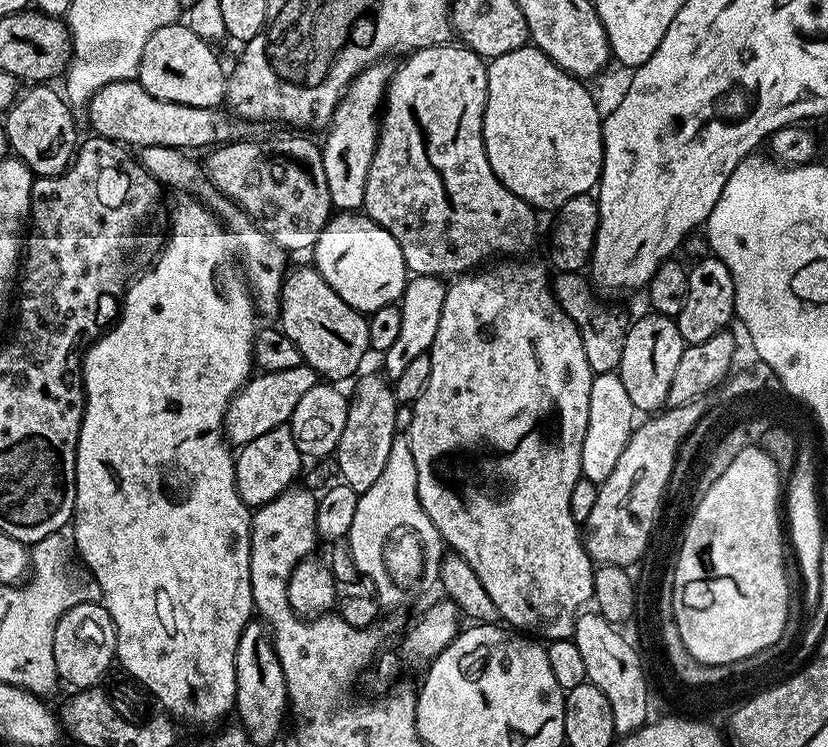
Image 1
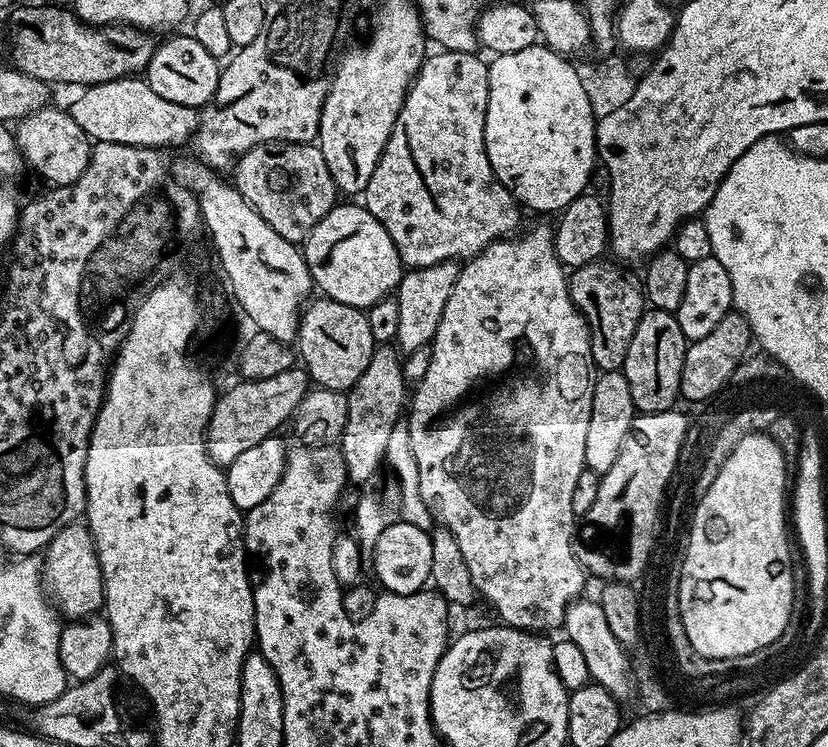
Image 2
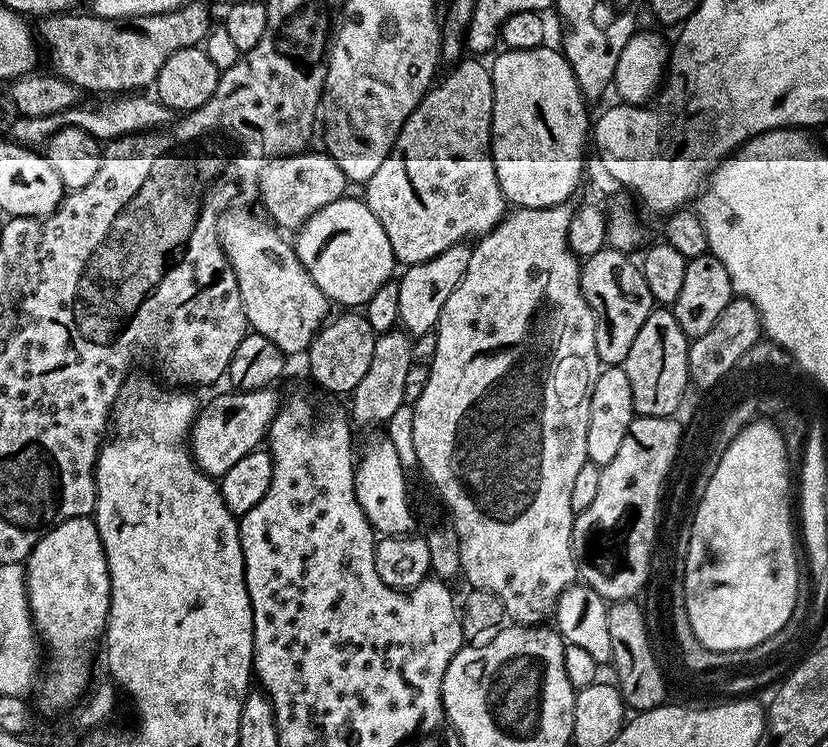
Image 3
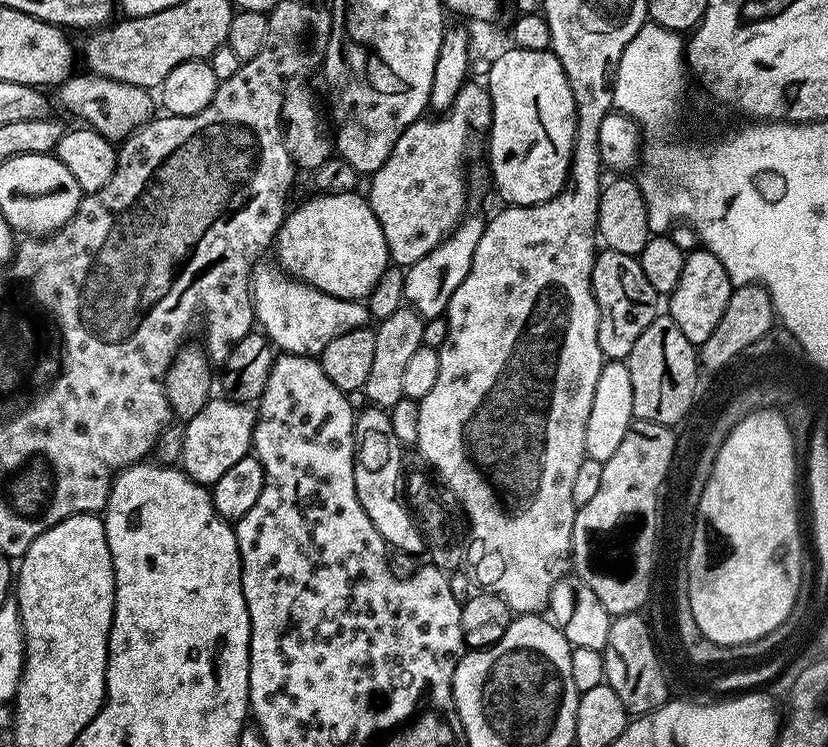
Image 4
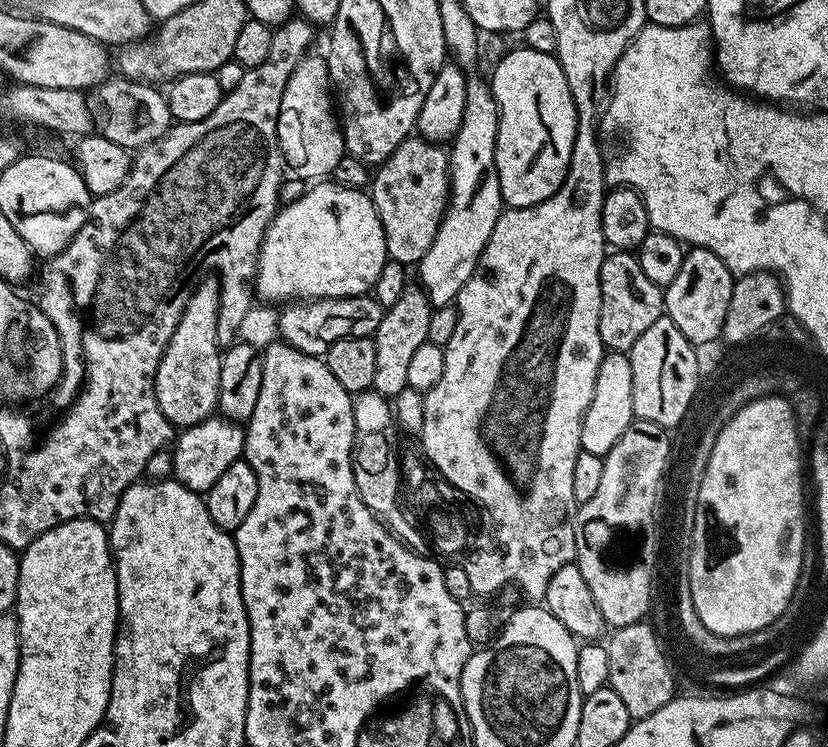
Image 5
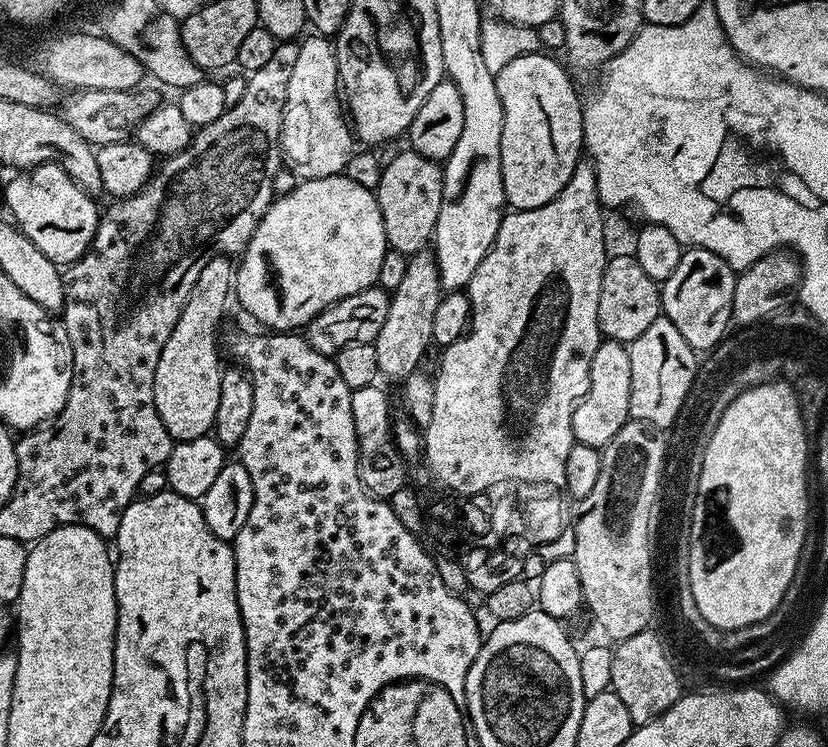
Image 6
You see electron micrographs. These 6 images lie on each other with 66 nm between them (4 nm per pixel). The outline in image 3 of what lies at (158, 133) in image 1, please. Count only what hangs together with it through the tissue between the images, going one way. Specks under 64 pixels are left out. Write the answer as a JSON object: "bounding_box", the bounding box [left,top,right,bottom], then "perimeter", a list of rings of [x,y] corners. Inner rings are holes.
{"bounding_box":[11,94,170,146],"perimeter":[[[116,94],[111,98],[103,99],[106,101],[98,105],[97,108],[83,108],[83,106],[69,108],[66,116],[62,112],[45,116],[20,116],[12,124],[11,139],[21,146],[43,145],[55,132],[66,126],[64,119],[68,119],[67,123],[71,127],[80,128],[86,134],[96,137],[100,142],[111,142],[120,139],[121,136],[144,134],[149,130],[156,130],[167,125],[169,123],[168,116],[170,116],[169,109],[165,108],[159,99],[153,98],[151,95],[149,95],[150,97],[144,95],[148,94]]]}

